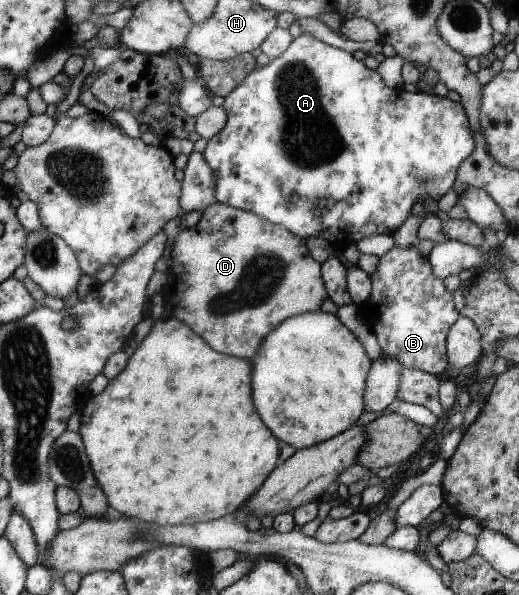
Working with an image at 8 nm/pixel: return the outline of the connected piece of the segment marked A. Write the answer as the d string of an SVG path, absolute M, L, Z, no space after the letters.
M302 31L282 55L271 59L264 67L256 67L256 71L248 74L247 78L225 97L222 107L228 114L227 123L222 131L207 141L207 147L203 152L216 181L217 201L234 208L255 212L256 215L272 223L288 228L288 231L299 239L307 240L310 236L321 237L339 247L358 243L360 239L369 235L392 235L410 217L410 209L418 197L426 202L423 205L428 208L440 201L452 187L452 183L455 183L464 159L475 150L475 135L466 108L461 102L454 102L447 97L438 97L429 93L410 93L410 119L408 119L406 117L408 101L404 91L398 93L396 90L396 99L394 99L394 89L390 89L382 79L378 79L376 70L370 71L368 67L362 67L362 62L354 59L352 53L322 43L314 35Z

